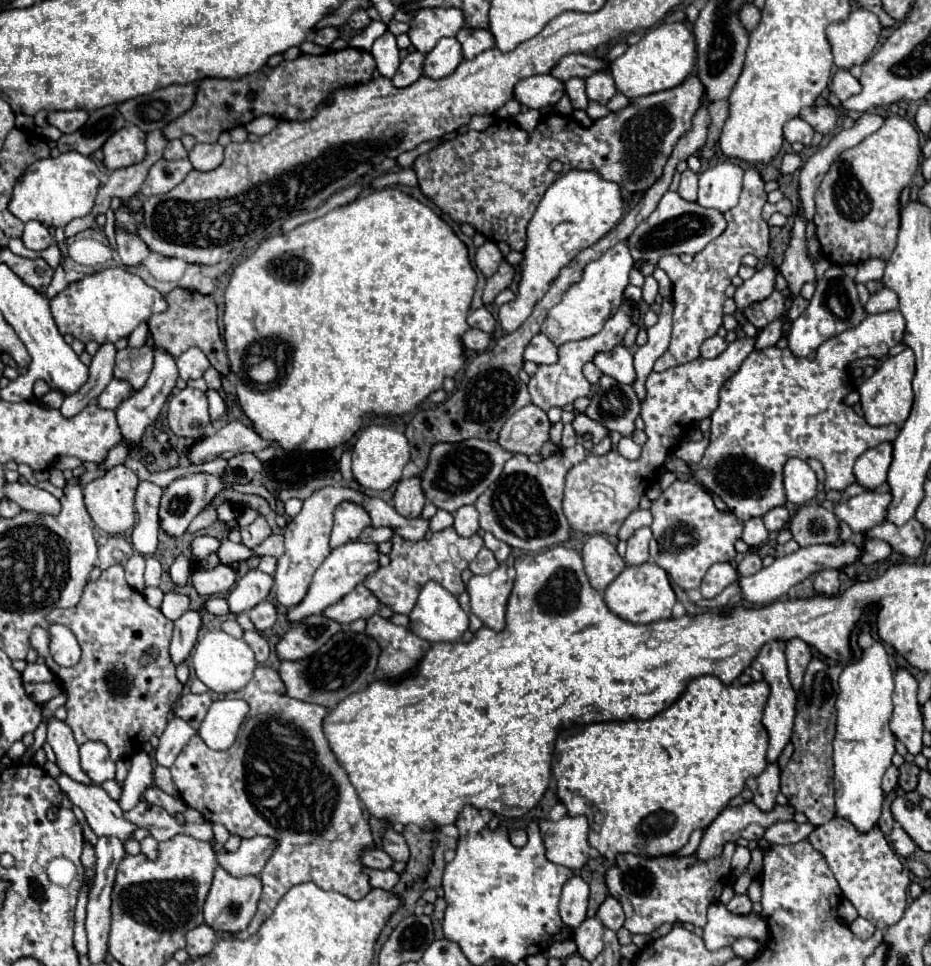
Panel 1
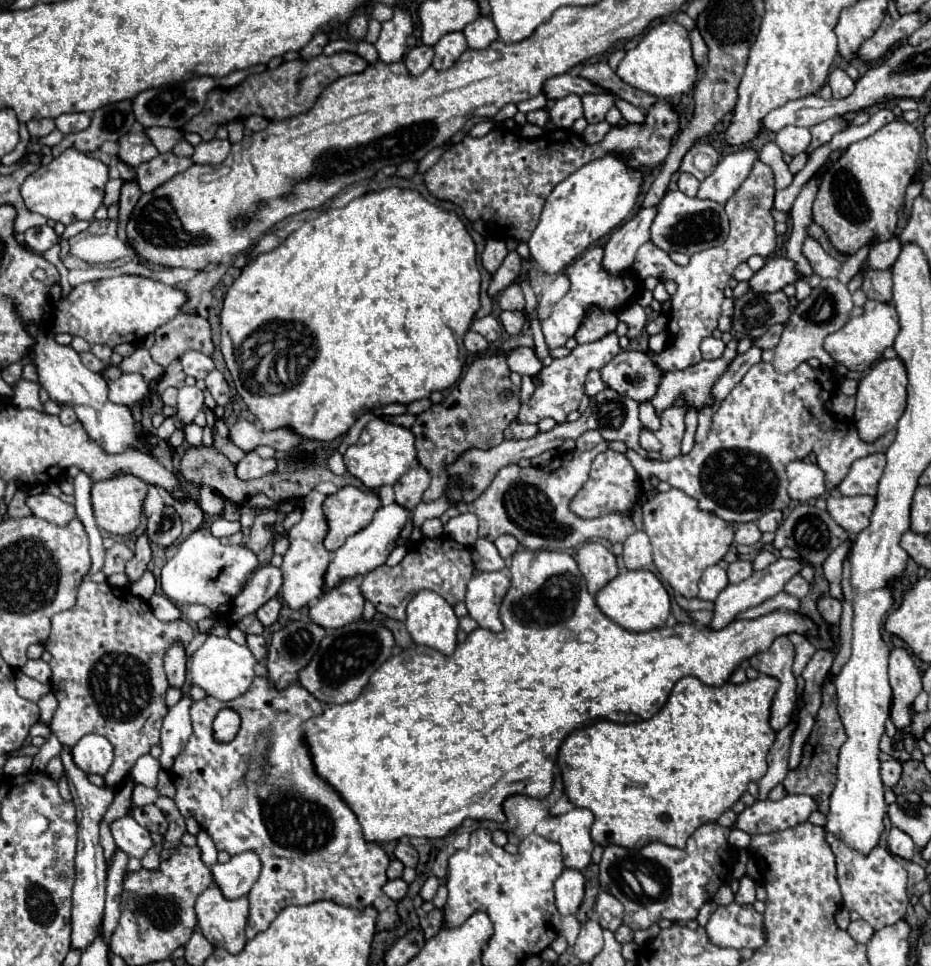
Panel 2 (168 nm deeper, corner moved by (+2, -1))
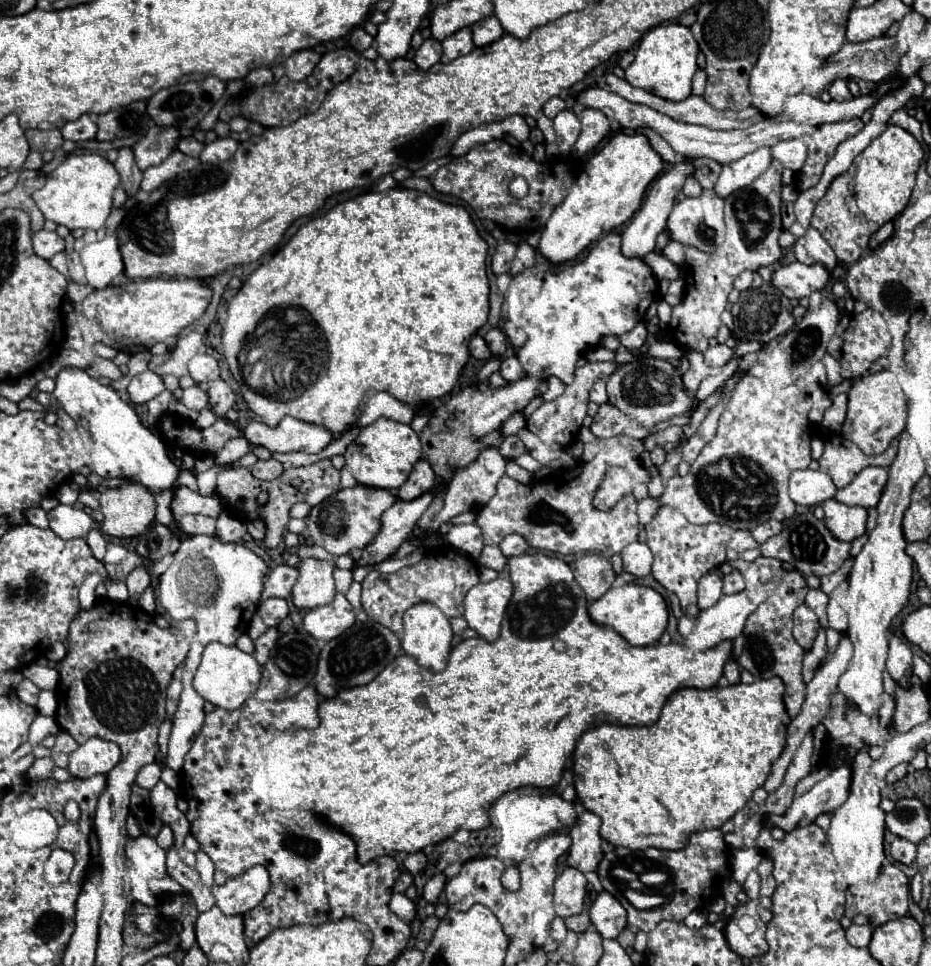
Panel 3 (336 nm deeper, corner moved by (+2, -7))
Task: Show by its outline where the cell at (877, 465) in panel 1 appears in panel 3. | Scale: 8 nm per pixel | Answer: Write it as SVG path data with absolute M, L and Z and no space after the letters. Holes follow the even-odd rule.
M864 467L846 487L836 491L834 499L846 505L862 505L866 509L876 507L886 481L888 473L884 467Z

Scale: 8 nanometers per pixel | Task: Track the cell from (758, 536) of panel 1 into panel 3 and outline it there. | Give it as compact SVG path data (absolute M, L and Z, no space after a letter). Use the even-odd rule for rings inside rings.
M734 531L732 539L730 539L730 547L736 549L738 553L742 553L742 551L746 551L746 549L758 547L758 543L756 543L754 537L750 535L750 531Z

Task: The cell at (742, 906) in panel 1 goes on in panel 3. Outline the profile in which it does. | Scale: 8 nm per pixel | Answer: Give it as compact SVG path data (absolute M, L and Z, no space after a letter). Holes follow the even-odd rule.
M752 871L752 873L746 877L742 889L746 891L746 895L748 895L750 899L758 899L758 897L760 897L760 877L758 877L756 871Z

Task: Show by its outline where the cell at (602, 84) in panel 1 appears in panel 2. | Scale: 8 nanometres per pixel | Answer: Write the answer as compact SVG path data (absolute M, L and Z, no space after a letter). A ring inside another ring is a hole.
M588 93L582 97L584 103L584 117L588 123L598 123L604 121L606 111L614 105L614 95L610 93Z

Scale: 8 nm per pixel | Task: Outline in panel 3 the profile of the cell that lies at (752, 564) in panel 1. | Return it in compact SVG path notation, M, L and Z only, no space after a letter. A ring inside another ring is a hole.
M732 571L730 575L724 575L724 593L736 593L744 589L744 579L740 571Z

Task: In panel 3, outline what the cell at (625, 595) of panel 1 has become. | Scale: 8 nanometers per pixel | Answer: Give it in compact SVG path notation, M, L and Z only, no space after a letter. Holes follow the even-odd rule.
M624 583L608 589L602 597L590 603L588 611L596 623L616 629L632 645L656 643L668 625L668 605L664 597L652 587L636 585L636 583Z

